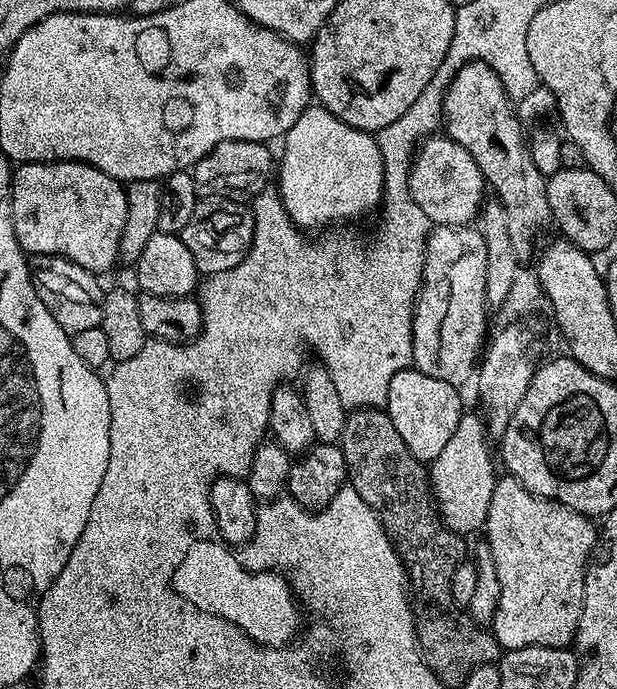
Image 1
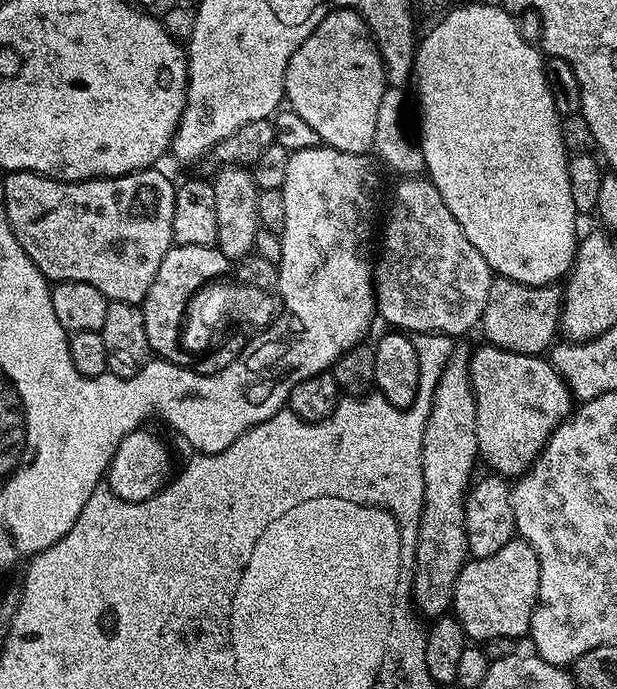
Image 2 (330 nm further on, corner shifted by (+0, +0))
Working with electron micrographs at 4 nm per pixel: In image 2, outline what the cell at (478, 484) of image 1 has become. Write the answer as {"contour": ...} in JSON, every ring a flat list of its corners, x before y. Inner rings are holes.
{"contour":[[505,276,493,279,490,298,486,298,486,310,479,322,479,327,484,328,483,339,511,352,547,353,560,332,561,303,562,292,556,284,523,284]]}

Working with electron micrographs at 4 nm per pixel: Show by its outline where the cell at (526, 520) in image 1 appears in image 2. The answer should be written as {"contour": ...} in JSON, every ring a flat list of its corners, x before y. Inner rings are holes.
{"contour":[[514,538,498,550,498,554,490,554,490,558,472,558,458,574,458,582,452,591,452,607,457,622,462,626,465,637,472,642,483,642,490,638,523,637,527,633,532,612,536,609,538,598,538,554,534,554,534,546,525,540]]}

